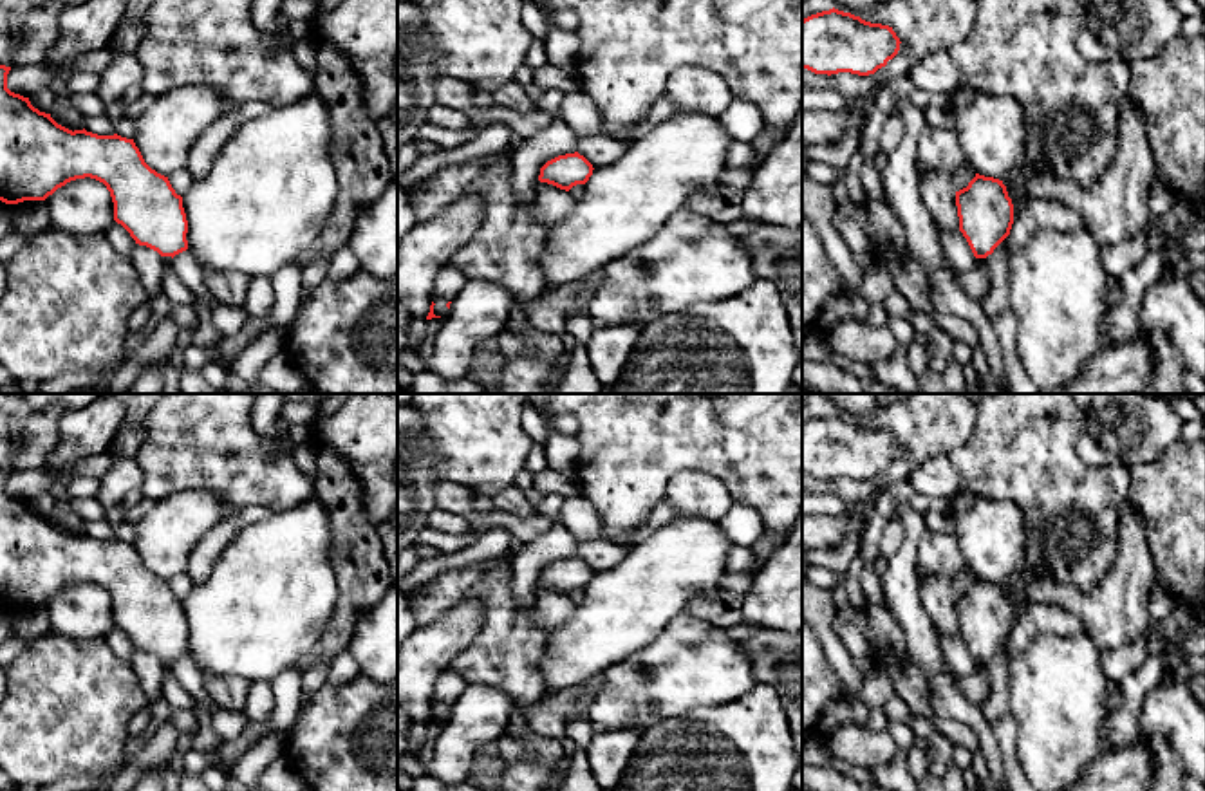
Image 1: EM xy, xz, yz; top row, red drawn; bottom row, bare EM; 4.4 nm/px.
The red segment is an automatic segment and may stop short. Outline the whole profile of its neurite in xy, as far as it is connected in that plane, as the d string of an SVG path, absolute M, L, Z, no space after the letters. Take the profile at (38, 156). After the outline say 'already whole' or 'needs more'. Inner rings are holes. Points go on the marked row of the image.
M0 65L0 200L18 204L45 200L58 188L76 179L96 179L107 186L114 202L114 220L121 224L139 246L161 256L175 256L188 249L188 220L182 197L175 193L168 177L152 170L134 139L98 135L69 130L51 114L40 112L20 94L7 88L11 67Z; already whole

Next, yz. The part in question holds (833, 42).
M833 7L802 20L802 69L869 76L898 54L900 43L892 27Z; already whole

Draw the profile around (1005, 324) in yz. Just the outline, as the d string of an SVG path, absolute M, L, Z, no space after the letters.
M1004 309L992 318L992 327L997 334L1003 350L1003 372L1010 383L1012 394L1041 394L1035 383L1024 374L1017 358L1017 318L1010 309Z

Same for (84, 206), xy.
M90 177L67 182L45 200L51 226L74 237L105 235L116 222L110 191Z

